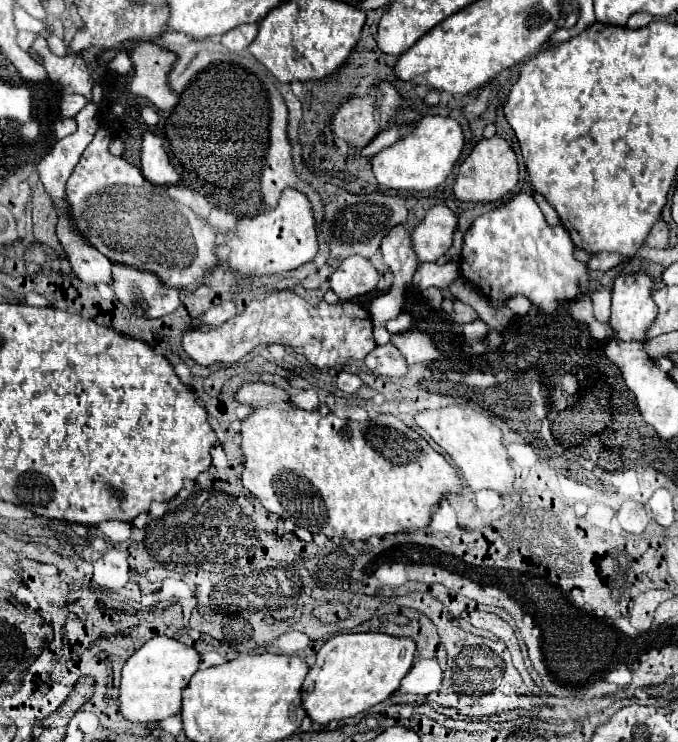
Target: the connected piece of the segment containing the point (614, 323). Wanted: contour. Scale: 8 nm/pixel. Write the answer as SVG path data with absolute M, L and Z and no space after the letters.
M644 272L638 274L622 274L614 280L614 288L612 288L612 316L610 316L610 326L614 330L614 334L620 340L638 340L644 342L646 338L646 330L650 328L650 324L654 322L656 316L656 304L652 300L652 278Z

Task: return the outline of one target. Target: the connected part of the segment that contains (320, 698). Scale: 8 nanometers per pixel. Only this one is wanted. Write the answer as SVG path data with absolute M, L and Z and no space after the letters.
M344 632L326 640L316 652L316 662L300 688L302 706L316 724L330 724L356 716L386 698L390 698L400 680L410 672L416 656L416 644L408 638L394 638L378 632Z

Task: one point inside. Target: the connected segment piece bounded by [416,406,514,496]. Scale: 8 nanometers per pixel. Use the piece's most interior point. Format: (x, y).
(473, 442)

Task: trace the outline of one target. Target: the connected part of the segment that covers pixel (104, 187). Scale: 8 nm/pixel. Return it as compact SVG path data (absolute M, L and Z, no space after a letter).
M98 128L94 140L84 150L78 166L74 168L70 180L66 182L66 204L70 208L70 216L74 218L74 228L84 236L84 240L98 248L110 262L126 264L144 272L154 272L166 282L168 288L188 288L196 290L204 284L206 276L218 266L218 230L214 230L206 220L202 219L202 206L211 206L208 200L198 193L198 214L180 202L172 200L164 186L154 186L148 182L138 168L128 164L122 156L114 156L108 152L110 134L106 128Z

